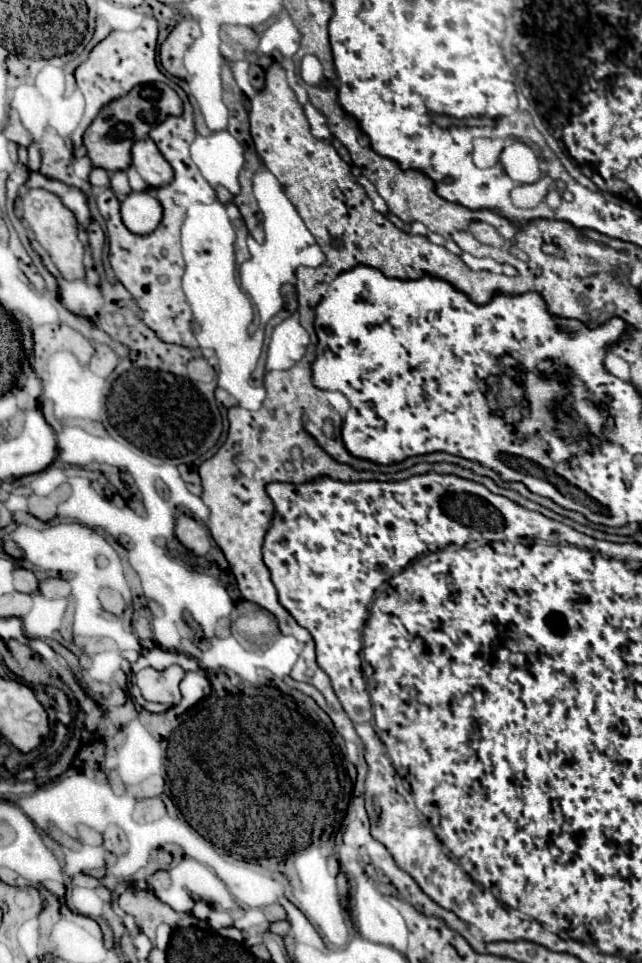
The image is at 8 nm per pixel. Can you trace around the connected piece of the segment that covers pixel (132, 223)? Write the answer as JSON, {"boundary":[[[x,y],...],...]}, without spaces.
{"boundary":[[[131,192],[121,202],[121,218],[129,232],[137,236],[151,234],[163,216],[161,204],[147,192]]]}

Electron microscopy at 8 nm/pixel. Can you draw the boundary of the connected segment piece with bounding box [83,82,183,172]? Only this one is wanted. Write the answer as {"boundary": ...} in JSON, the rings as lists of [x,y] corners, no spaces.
{"boundary":[[[153,82],[153,84],[133,86],[125,96],[105,104],[97,114],[97,118],[91,122],[91,126],[85,130],[83,144],[87,148],[87,158],[91,160],[91,166],[103,168],[107,172],[127,170],[131,164],[131,144],[147,138],[149,130],[161,124],[165,118],[181,114],[183,114],[183,102],[175,94],[175,90],[169,88],[167,84]]]}

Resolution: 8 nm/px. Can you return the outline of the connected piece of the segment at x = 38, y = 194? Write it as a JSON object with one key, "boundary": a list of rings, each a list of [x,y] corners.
{"boundary":[[[29,190],[29,194],[23,198],[23,220],[29,224],[37,242],[47,250],[65,280],[85,278],[83,244],[77,240],[77,220],[73,212],[67,210],[55,194],[47,190]]]}

